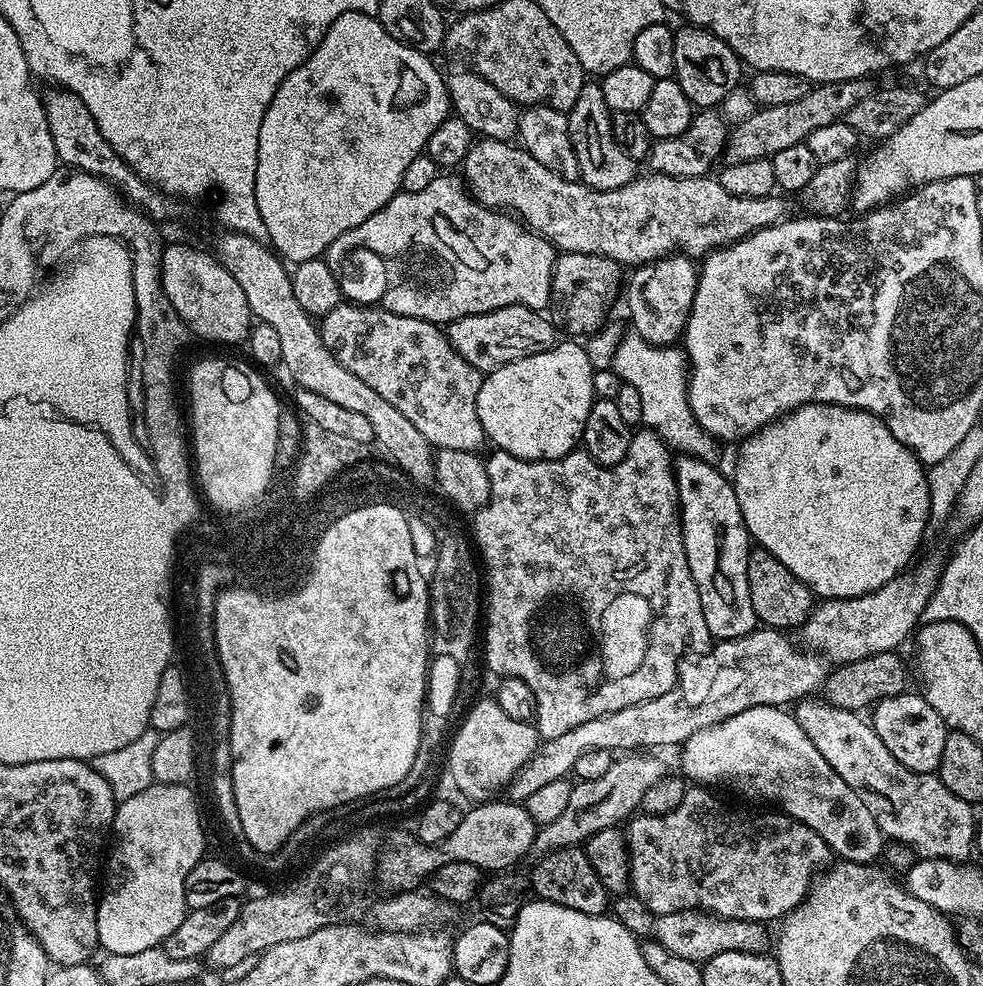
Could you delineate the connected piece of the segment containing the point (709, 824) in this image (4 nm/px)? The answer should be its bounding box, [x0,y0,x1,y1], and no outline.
[626,786,834,922]

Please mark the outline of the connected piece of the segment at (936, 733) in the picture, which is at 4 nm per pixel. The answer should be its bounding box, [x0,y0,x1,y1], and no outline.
[870,690,950,773]

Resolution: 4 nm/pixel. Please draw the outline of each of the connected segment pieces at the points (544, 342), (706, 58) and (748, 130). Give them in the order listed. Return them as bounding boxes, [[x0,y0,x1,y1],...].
[[446,304,558,374],[674,26,742,110],[722,79,874,164]]

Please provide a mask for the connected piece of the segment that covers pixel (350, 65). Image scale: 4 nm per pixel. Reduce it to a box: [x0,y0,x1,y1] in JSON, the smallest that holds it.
[254,12,450,266]

